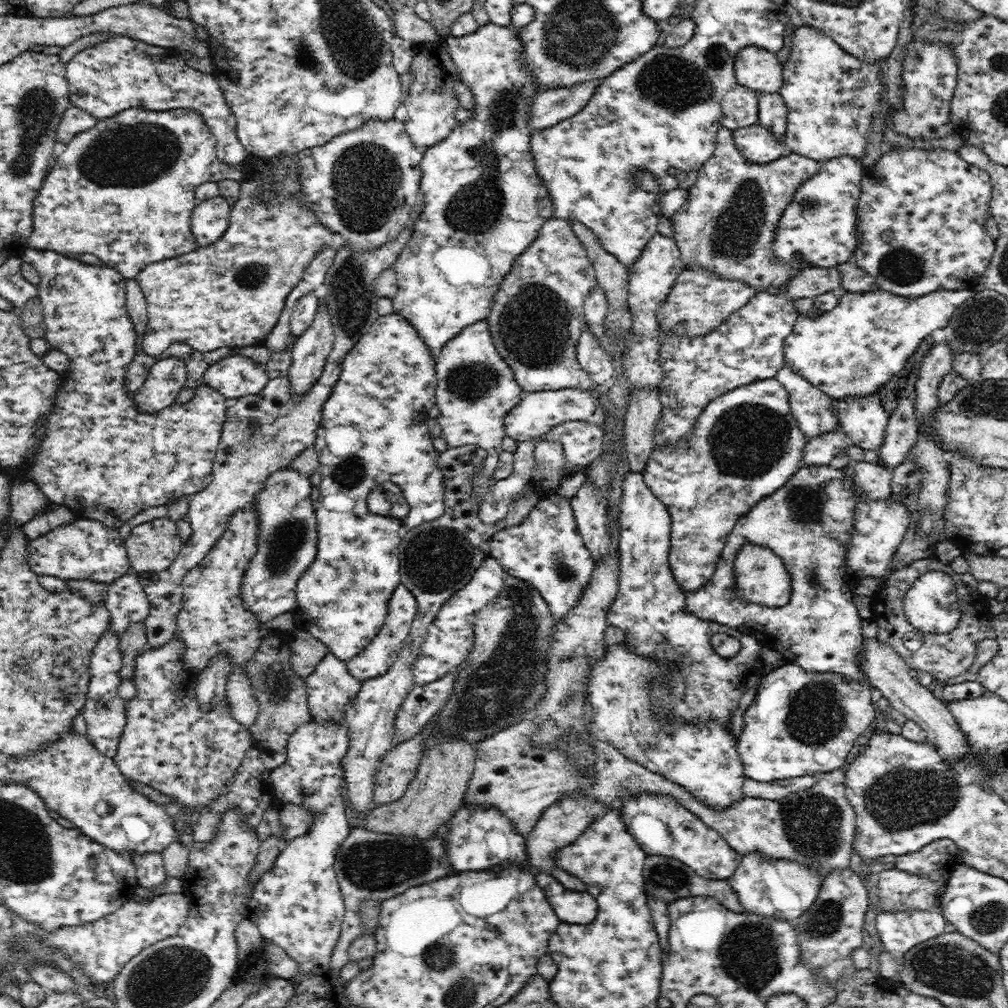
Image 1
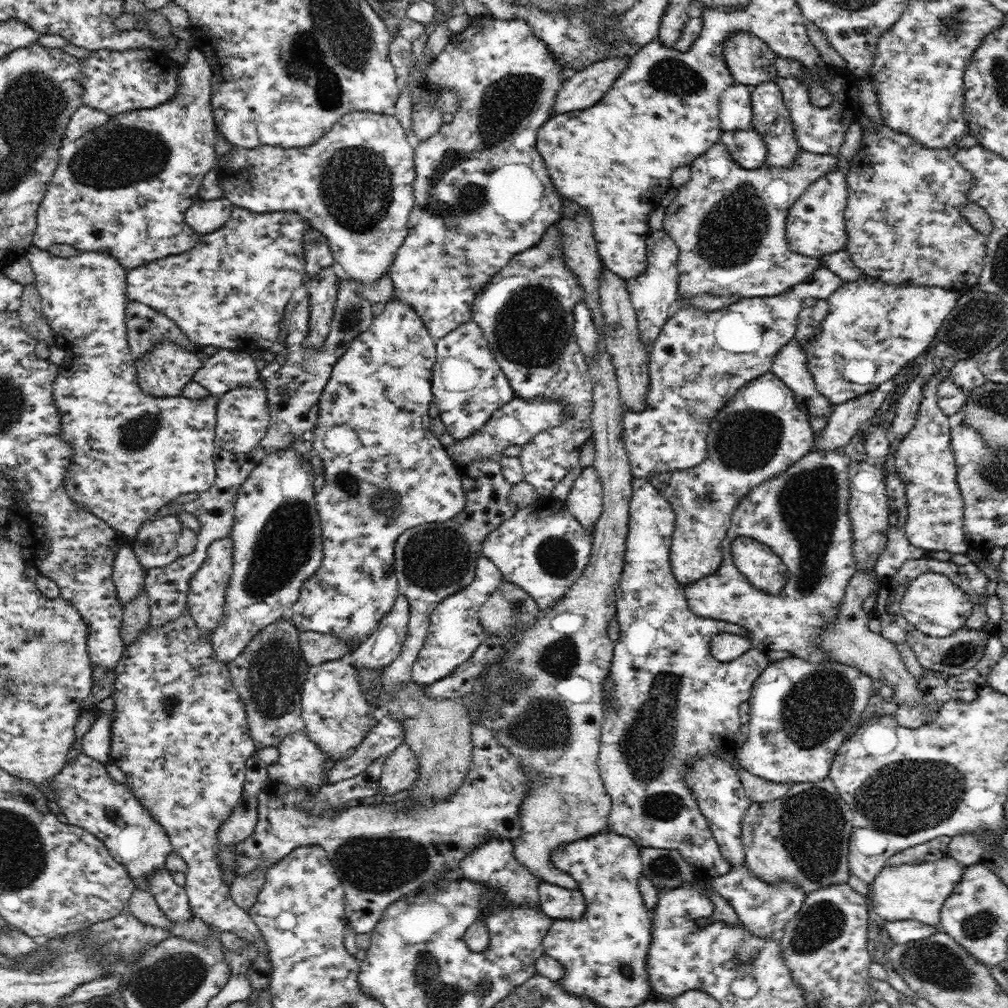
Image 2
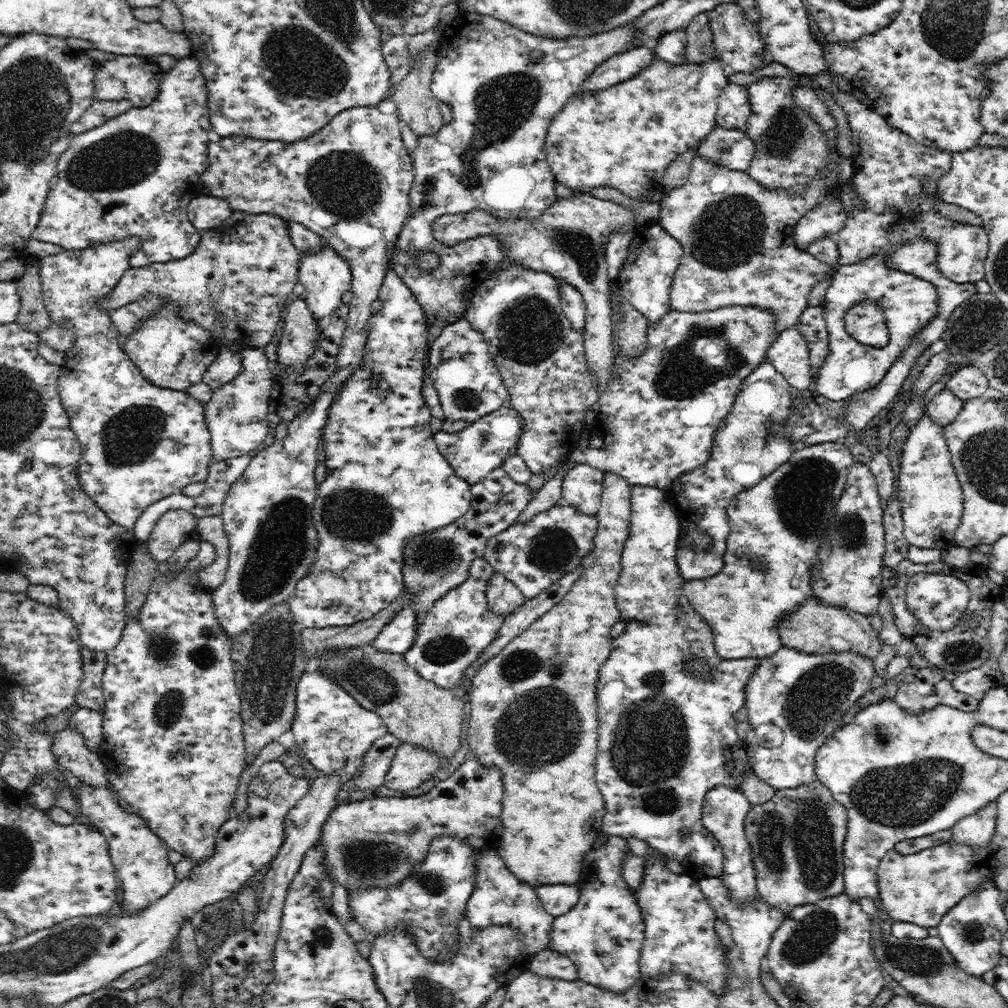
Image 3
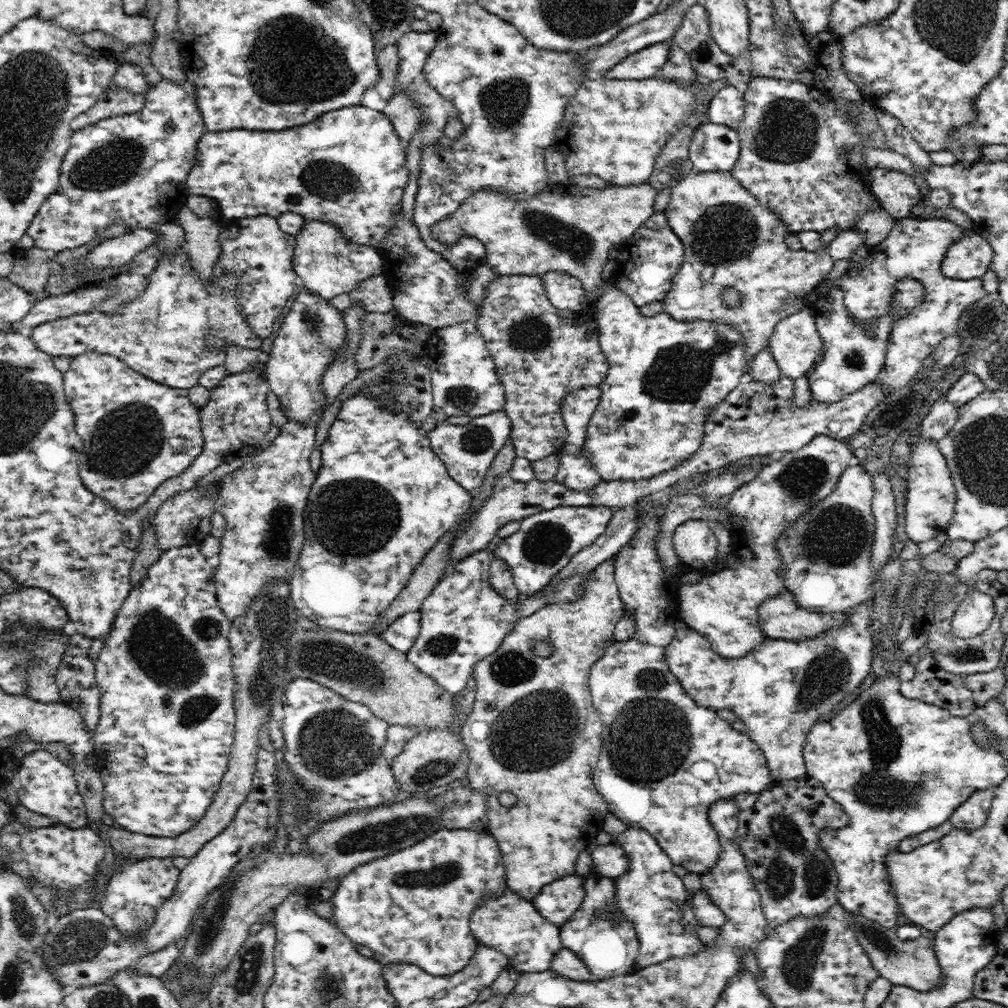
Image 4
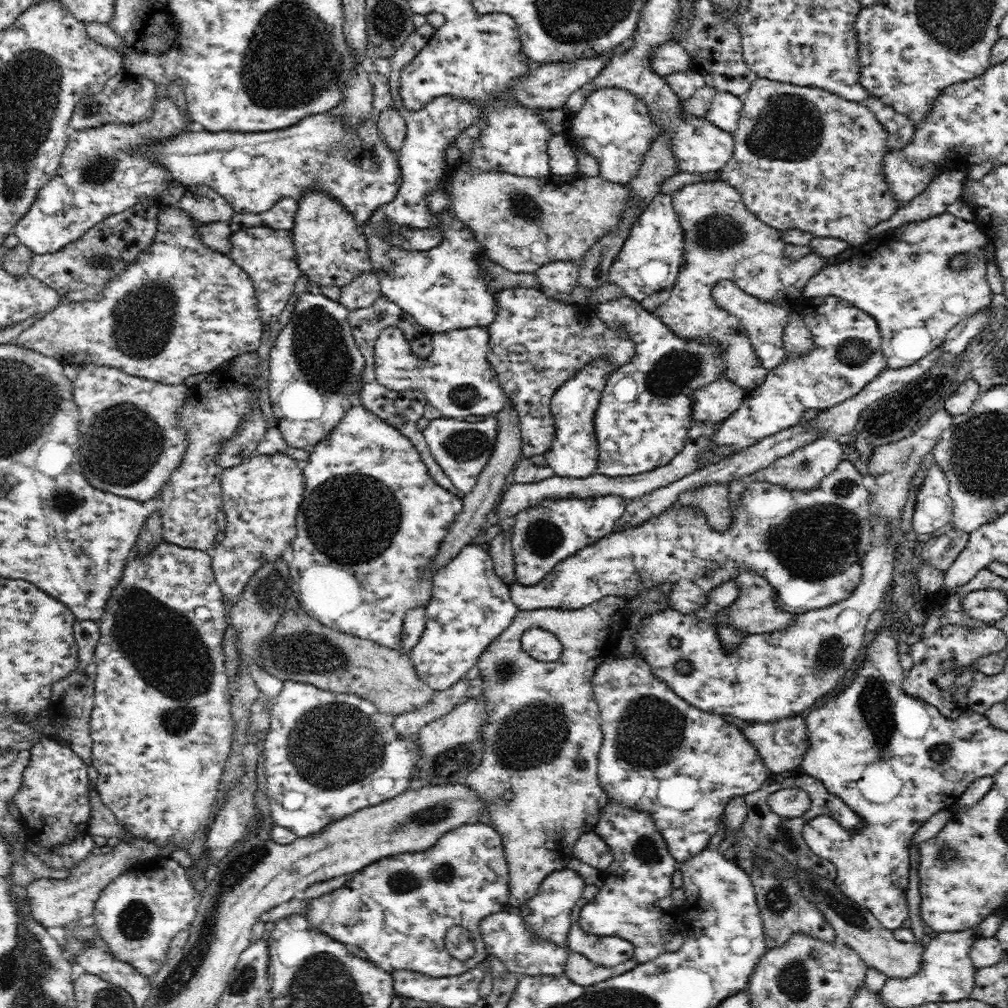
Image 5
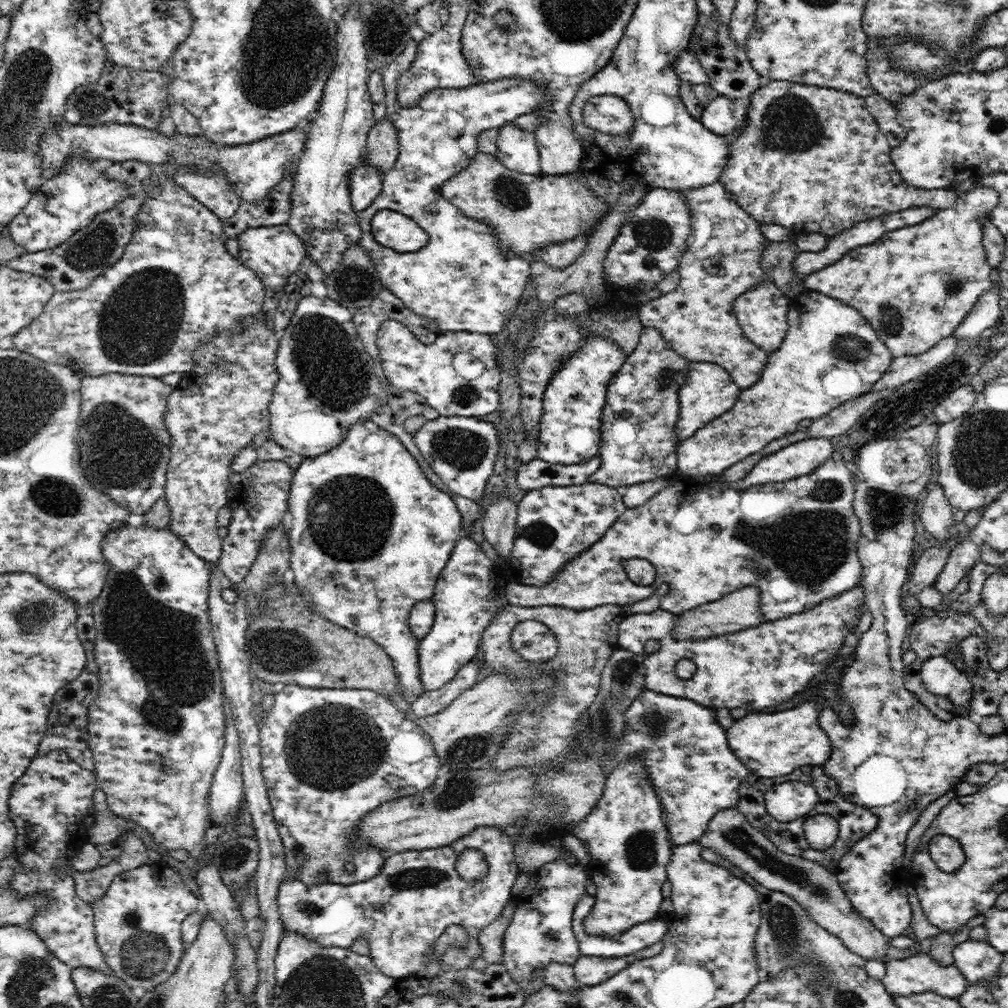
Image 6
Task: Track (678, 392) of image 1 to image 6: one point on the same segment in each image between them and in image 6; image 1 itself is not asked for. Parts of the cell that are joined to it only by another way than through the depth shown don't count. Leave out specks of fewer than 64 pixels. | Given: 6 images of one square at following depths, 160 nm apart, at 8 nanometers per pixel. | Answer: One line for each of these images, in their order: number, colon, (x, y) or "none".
2: (700, 360)
3: (656, 420)
4: (665, 377)
5: (645, 412)
6: (638, 444)

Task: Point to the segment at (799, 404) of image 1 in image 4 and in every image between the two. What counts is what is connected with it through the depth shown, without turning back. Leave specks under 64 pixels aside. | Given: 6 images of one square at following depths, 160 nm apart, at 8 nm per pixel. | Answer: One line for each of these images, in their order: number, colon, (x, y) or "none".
2: (790, 365)
3: (789, 354)
4: (795, 343)

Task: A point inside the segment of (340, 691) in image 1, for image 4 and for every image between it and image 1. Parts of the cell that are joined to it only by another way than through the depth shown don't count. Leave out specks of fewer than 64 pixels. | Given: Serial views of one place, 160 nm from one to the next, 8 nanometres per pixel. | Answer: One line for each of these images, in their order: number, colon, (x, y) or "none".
2: (337, 718)
3: (332, 731)
4: (333, 744)

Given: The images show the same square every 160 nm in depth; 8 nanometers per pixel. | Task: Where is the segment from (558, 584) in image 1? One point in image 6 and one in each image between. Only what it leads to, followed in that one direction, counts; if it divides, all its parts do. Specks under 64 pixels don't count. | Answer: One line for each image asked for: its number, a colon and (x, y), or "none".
2: (542, 548)
3: (533, 555)
4: (545, 542)
5: (545, 534)
6: (554, 524)

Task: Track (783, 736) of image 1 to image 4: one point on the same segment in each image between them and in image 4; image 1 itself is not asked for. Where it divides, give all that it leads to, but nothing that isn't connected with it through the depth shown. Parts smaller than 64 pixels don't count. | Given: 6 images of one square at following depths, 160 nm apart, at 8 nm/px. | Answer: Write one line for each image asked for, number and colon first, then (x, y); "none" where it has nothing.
2: (800, 712)
3: (795, 700)
4: (779, 690)

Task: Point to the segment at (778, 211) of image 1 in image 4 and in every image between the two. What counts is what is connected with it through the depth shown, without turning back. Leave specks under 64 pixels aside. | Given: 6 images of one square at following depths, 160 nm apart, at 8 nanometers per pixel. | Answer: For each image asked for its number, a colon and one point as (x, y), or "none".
2: (729, 222)
3: (737, 236)
4: (730, 241)

